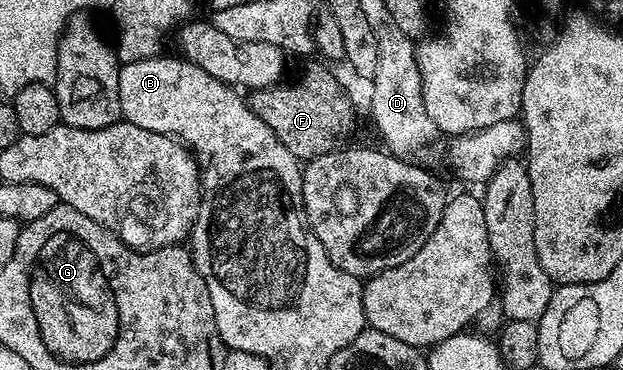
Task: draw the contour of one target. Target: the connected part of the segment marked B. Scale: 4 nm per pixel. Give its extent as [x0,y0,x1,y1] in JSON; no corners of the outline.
[119,55,297,188]

